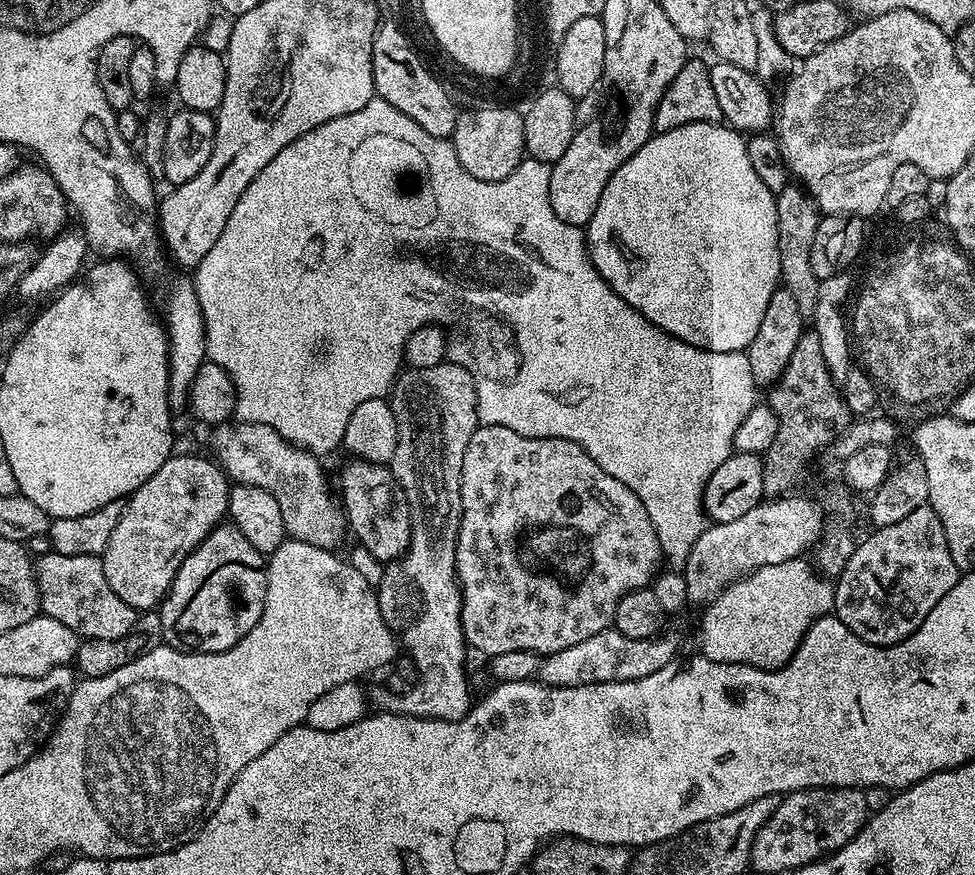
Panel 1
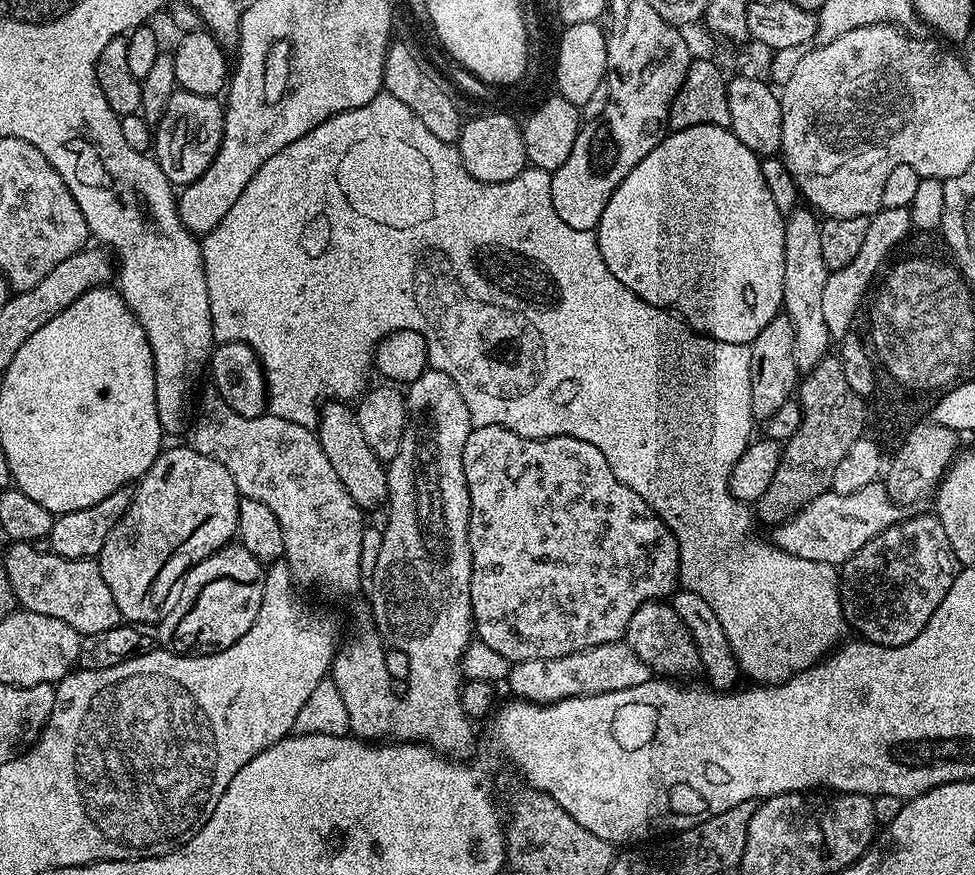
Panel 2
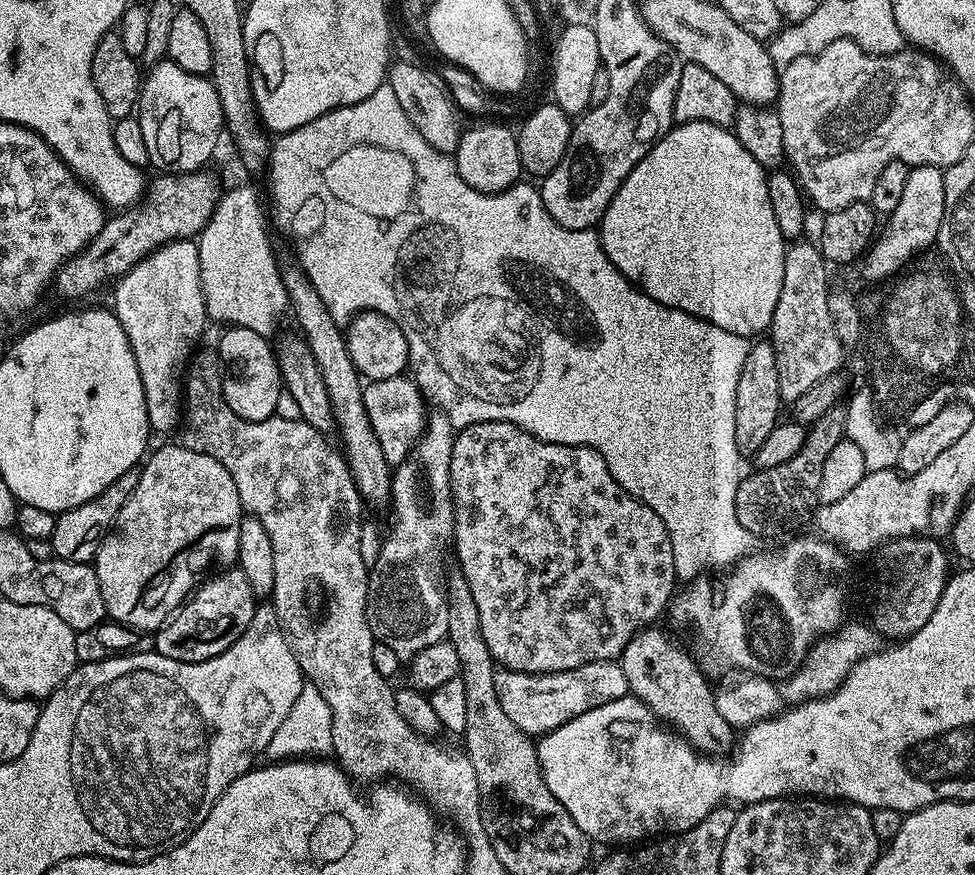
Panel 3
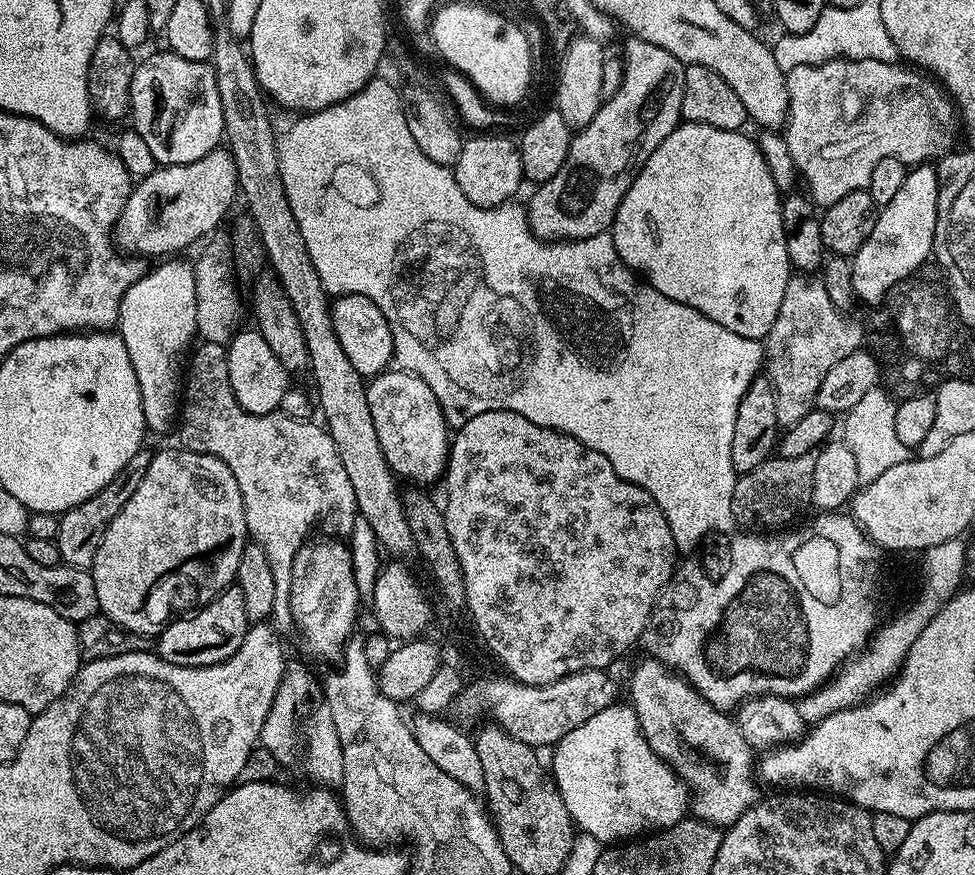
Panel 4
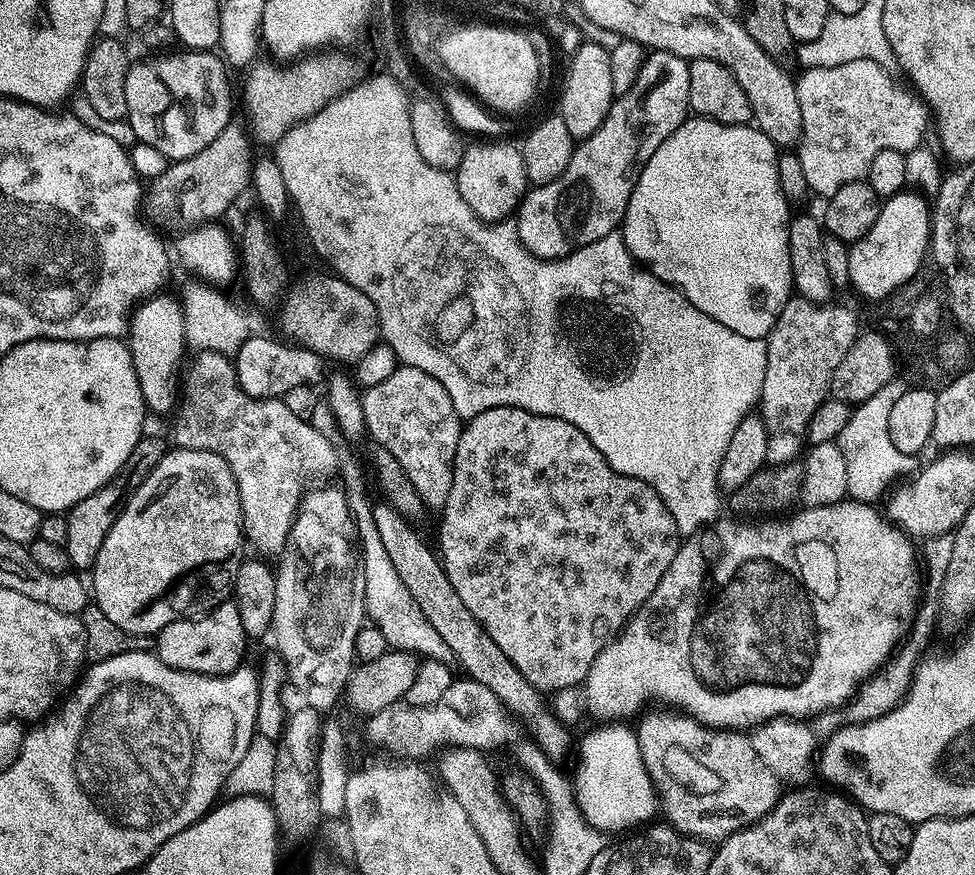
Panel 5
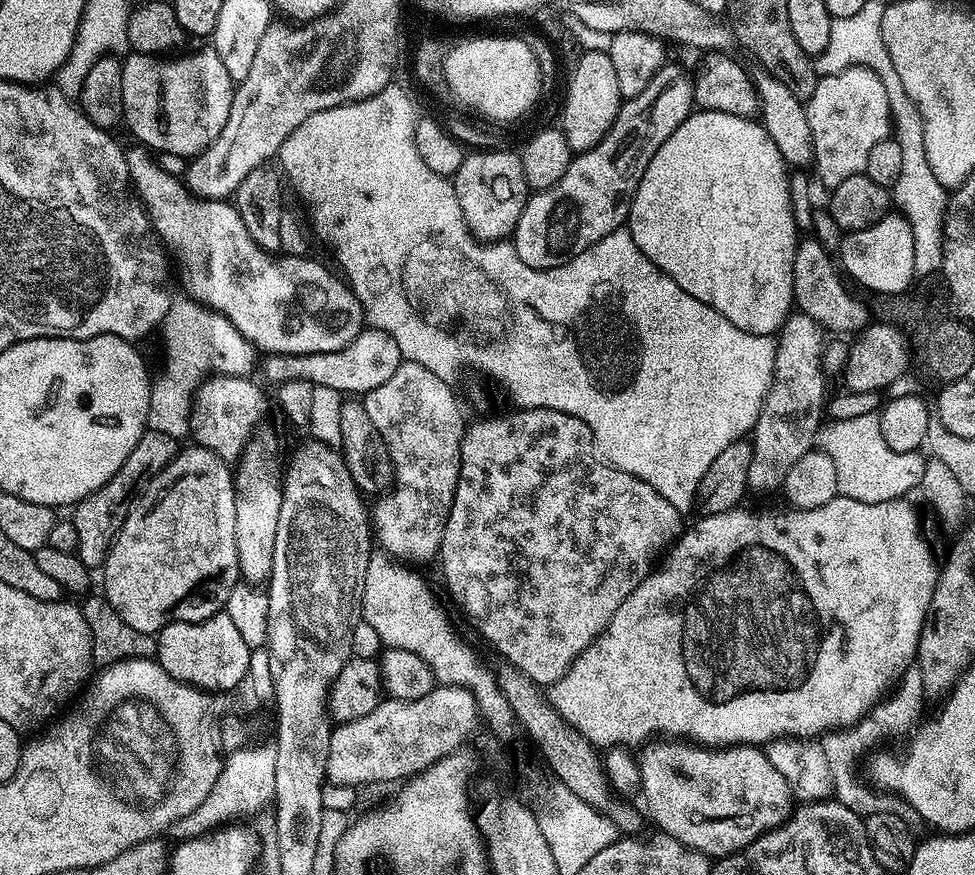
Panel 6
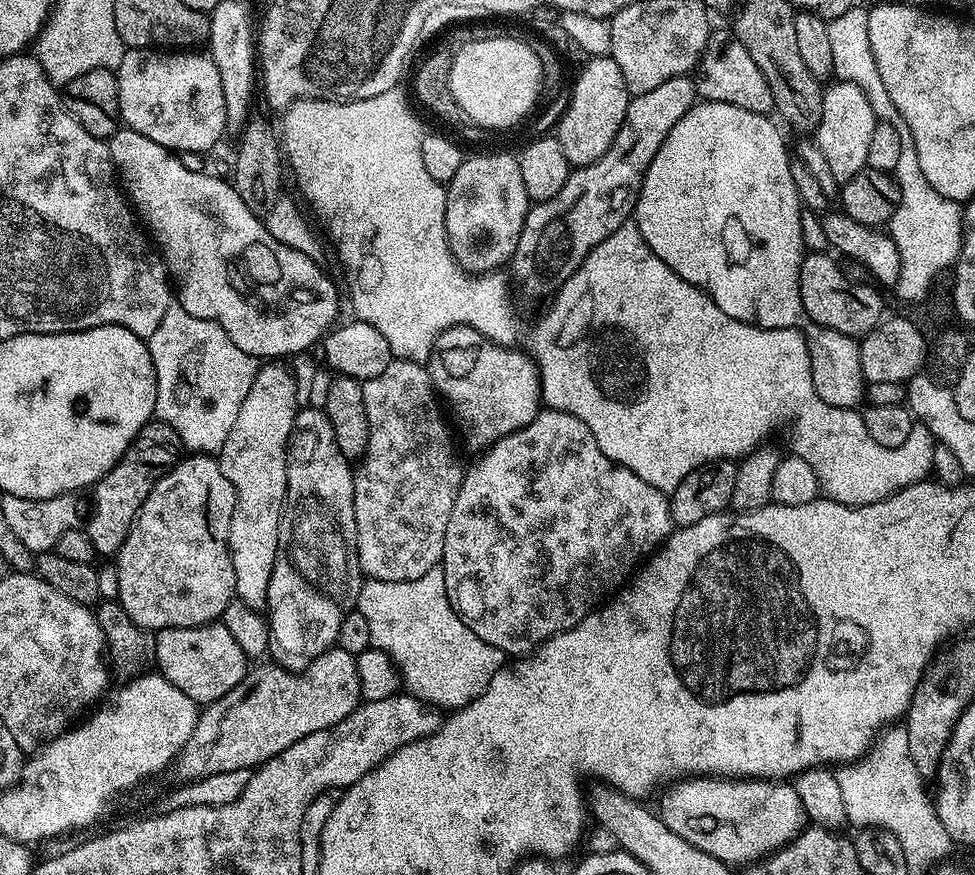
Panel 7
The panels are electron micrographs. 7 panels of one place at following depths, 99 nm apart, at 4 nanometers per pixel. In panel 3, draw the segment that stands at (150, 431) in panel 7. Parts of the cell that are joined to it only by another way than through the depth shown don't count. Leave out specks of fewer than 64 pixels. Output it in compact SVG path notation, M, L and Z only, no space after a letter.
M139 467L126 470L122 478L114 478L114 482L110 482L110 486L102 490L102 494L90 498L90 502L82 502L82 506L67 508L65 512L59 513L51 539L53 557L66 562L92 564L96 559L96 551L99 550L100 543L112 531L116 520L122 514L122 506L130 502L130 494L134 494L134 486L138 486L139 477Z

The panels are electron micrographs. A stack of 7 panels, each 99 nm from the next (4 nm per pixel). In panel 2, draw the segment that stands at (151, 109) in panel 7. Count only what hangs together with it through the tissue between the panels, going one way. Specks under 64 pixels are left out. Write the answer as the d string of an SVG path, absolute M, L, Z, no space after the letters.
M183 90L173 92L162 119L156 125L154 156L162 172L175 187L192 184L212 164L223 143L225 119L223 103L217 97Z

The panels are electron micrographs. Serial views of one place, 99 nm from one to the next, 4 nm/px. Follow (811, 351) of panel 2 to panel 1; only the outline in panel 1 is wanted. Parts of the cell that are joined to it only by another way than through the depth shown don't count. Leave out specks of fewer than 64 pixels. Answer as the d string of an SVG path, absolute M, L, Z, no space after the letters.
M789 184L776 196L778 214L779 264L783 287L797 299L799 309L806 318L811 317L817 304L820 289L819 280L810 266L810 249L814 242L814 233L820 221L821 212L816 203L801 187Z

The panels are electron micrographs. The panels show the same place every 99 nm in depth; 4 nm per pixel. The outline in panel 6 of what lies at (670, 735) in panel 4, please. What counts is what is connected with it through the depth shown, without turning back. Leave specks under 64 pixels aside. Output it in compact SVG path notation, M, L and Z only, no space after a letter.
M652 742L644 750L638 756L638 781L644 791L643 807L646 812L648 807L650 820L652 815L653 822L660 827L657 829L663 835L673 836L678 842L709 858L740 852L762 834L785 824L794 811L792 791L790 786L786 786L786 778L770 766L767 751L759 747L724 746L713 750L708 746L685 746L680 742Z

